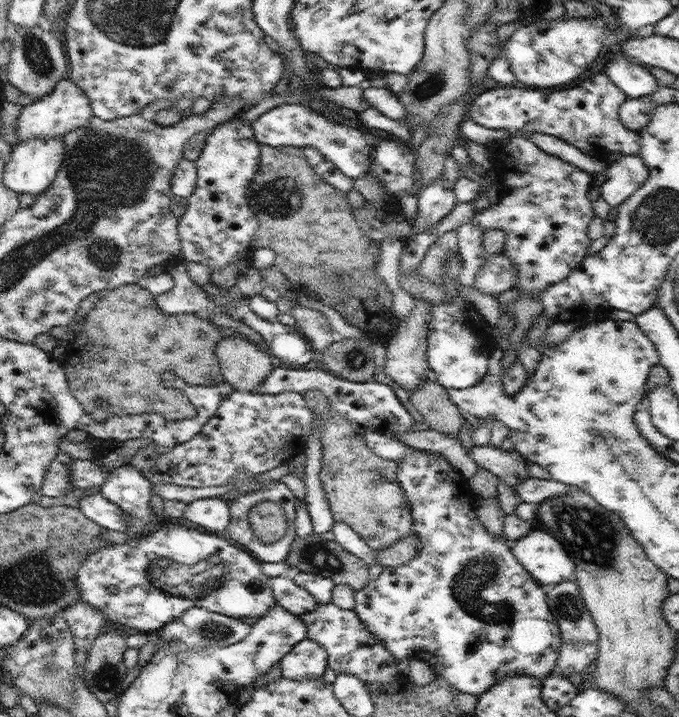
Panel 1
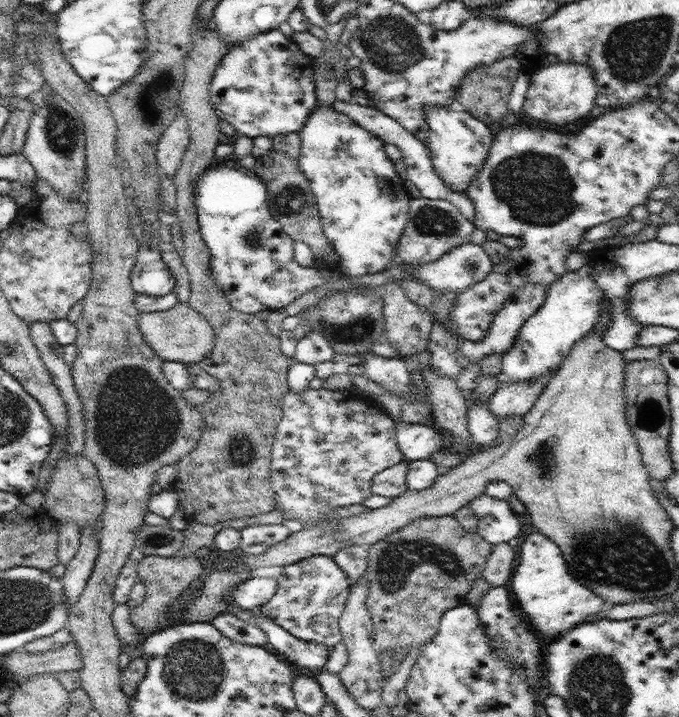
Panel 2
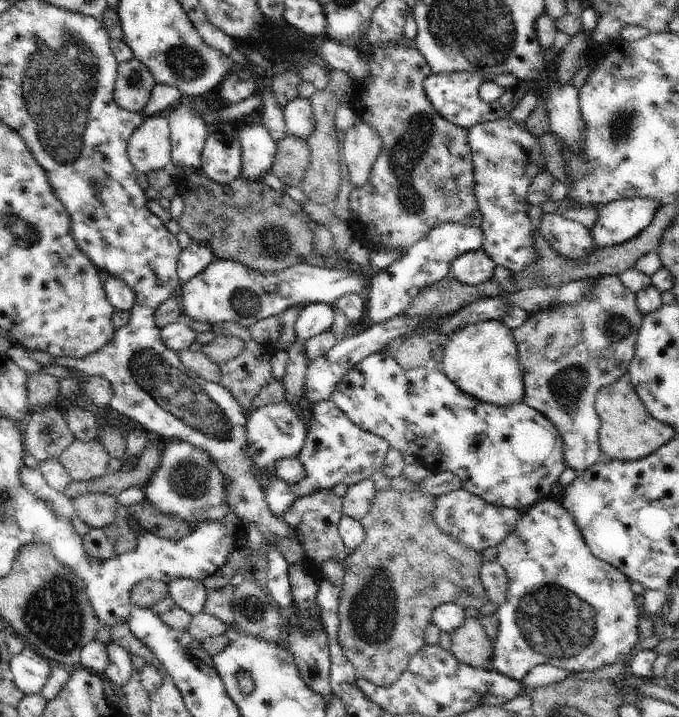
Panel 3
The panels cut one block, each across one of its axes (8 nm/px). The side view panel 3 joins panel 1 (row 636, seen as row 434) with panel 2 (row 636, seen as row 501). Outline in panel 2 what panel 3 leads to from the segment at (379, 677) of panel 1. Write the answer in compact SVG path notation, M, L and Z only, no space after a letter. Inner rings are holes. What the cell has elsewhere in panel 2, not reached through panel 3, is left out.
M256 614L255 626L261 628L266 634L269 649L286 658L294 664L302 673L315 675L324 669L329 656L329 648L324 644L312 640L299 640L292 636L285 628L280 627L272 618Z

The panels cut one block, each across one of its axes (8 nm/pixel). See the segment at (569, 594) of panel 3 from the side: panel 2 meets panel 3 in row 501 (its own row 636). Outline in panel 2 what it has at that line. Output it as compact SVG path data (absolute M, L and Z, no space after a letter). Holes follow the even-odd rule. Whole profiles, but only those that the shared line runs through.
M540 533L528 535L521 545L520 563L513 571L509 587L520 613L546 644L558 639L560 633L580 625L587 616L606 608L603 598L572 576L560 547Z

